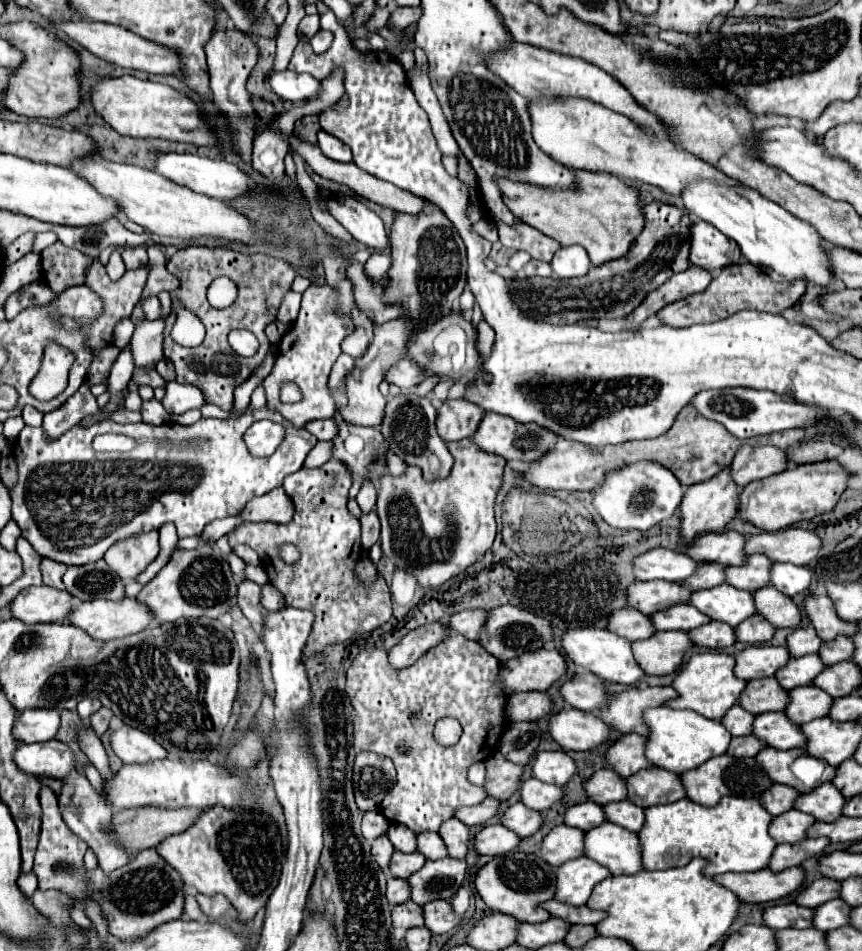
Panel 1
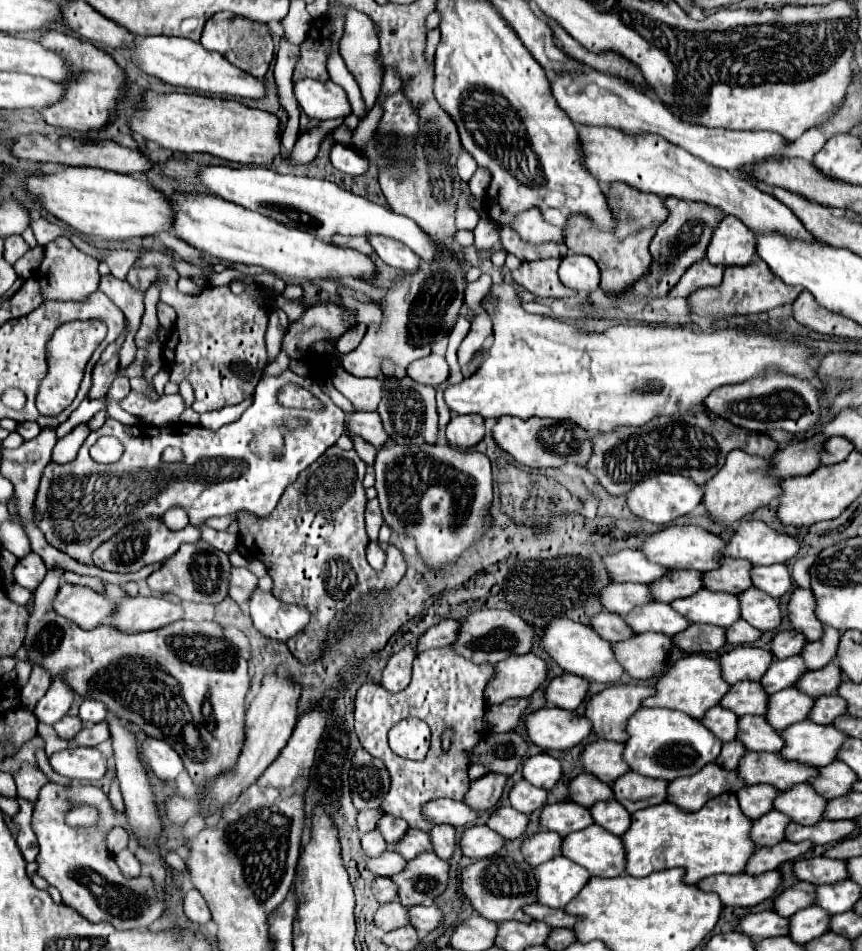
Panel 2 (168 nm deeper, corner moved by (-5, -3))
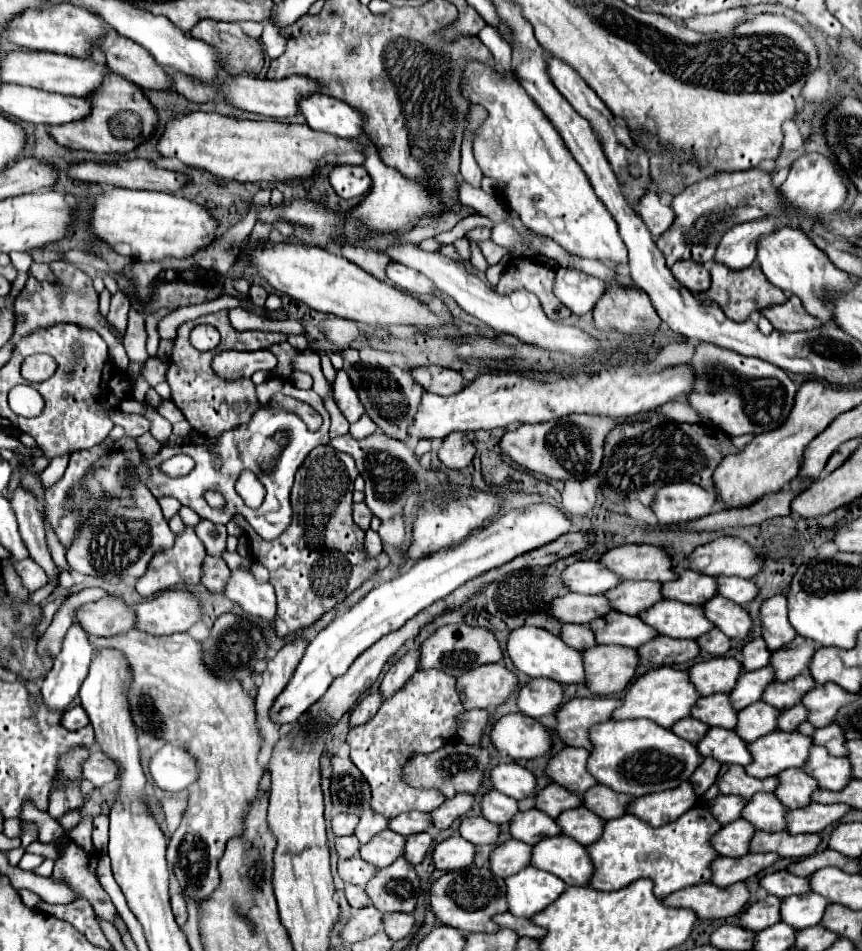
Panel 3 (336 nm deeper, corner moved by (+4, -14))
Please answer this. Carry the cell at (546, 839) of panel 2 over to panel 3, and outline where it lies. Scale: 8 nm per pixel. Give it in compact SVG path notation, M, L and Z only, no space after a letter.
M508 840L496 846L490 854L490 870L500 878L508 878L518 874L522 868L530 866L530 844L522 844L516 840Z

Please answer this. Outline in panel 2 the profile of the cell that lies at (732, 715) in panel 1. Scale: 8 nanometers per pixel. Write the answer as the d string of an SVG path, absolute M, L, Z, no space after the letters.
M717 705L717 707L709 709L709 711L705 713L705 719L701 719L701 721L703 721L703 725L711 727L711 731L713 731L721 741L735 741L735 739L737 739L737 733L739 733L737 721L739 721L739 717L737 717L733 711L729 711L729 709Z

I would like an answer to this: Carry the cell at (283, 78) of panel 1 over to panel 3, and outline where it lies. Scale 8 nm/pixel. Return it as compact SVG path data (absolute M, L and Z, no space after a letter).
M326 94L304 98L300 102L300 114L306 118L308 126L318 132L340 138L358 138L364 134L364 114L350 104Z

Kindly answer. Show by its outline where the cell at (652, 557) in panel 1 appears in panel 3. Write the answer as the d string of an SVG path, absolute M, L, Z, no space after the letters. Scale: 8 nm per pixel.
M578 560L562 570L562 582L566 582L566 590L570 592L602 594L620 584L622 578L596 560Z

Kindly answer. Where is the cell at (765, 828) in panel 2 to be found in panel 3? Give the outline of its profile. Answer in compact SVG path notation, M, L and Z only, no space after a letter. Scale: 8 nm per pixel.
M738 818L726 826L722 826L722 830L718 830L718 834L714 834L714 838L710 838L710 844L714 846L714 850L718 850L720 856L744 856L748 854L748 846L750 840L754 836L754 826L750 826L750 822Z

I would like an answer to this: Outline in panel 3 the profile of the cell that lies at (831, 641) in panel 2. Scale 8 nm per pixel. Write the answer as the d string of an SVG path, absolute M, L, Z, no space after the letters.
M796 636L790 642L790 646L784 646L782 650L776 650L770 656L770 668L774 668L774 678L780 682L786 682L806 672L814 650L816 650L816 644L812 640Z

